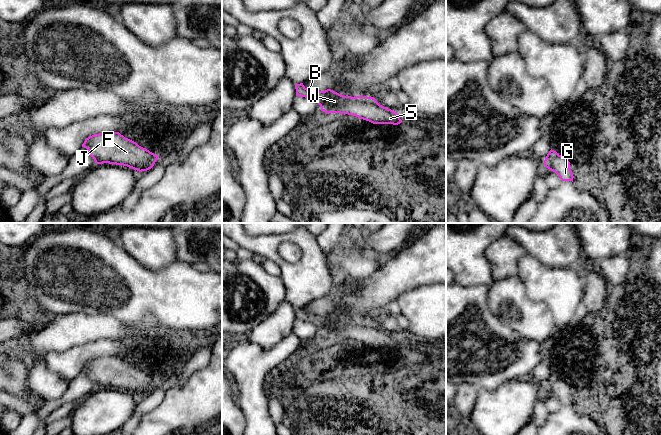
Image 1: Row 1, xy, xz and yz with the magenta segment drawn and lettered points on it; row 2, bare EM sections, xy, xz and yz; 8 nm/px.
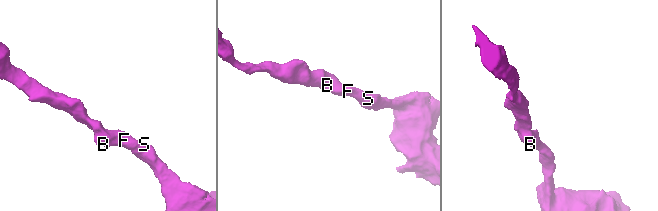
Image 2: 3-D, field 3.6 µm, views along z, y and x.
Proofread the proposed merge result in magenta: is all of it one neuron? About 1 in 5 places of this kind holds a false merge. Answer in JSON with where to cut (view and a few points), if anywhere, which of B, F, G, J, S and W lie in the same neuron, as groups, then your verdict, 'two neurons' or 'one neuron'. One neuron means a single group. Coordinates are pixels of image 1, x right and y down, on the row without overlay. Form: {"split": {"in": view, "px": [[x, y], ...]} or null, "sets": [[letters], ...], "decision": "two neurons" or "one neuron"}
{"split": null, "sets": [["B", "F", "G", "J", "S", "W"]], "decision": "one neuron"}

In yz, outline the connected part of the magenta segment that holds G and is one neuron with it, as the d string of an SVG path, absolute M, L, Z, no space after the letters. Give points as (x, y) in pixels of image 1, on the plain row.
M550 374L547 378L544 389L549 394L555 396L562 405L572 405L573 406L573 398L570 393L570 386L559 377L554 374Z

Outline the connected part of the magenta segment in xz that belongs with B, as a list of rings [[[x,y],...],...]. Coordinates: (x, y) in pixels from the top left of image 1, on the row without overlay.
[[[303,307],[295,308],[296,320],[316,325],[326,338],[340,337],[356,340],[373,348],[393,348],[402,346],[400,339],[380,329],[374,321],[343,320],[331,313],[325,315],[308,314]]]

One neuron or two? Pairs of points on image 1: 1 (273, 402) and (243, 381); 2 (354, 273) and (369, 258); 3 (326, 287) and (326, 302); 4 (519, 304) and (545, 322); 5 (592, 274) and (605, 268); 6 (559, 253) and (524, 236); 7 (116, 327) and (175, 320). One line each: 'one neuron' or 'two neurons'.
1: two neurons
2: one neuron
3: two neurons
4: one neuron
5: two neurons
6: one neuron
7: two neurons

